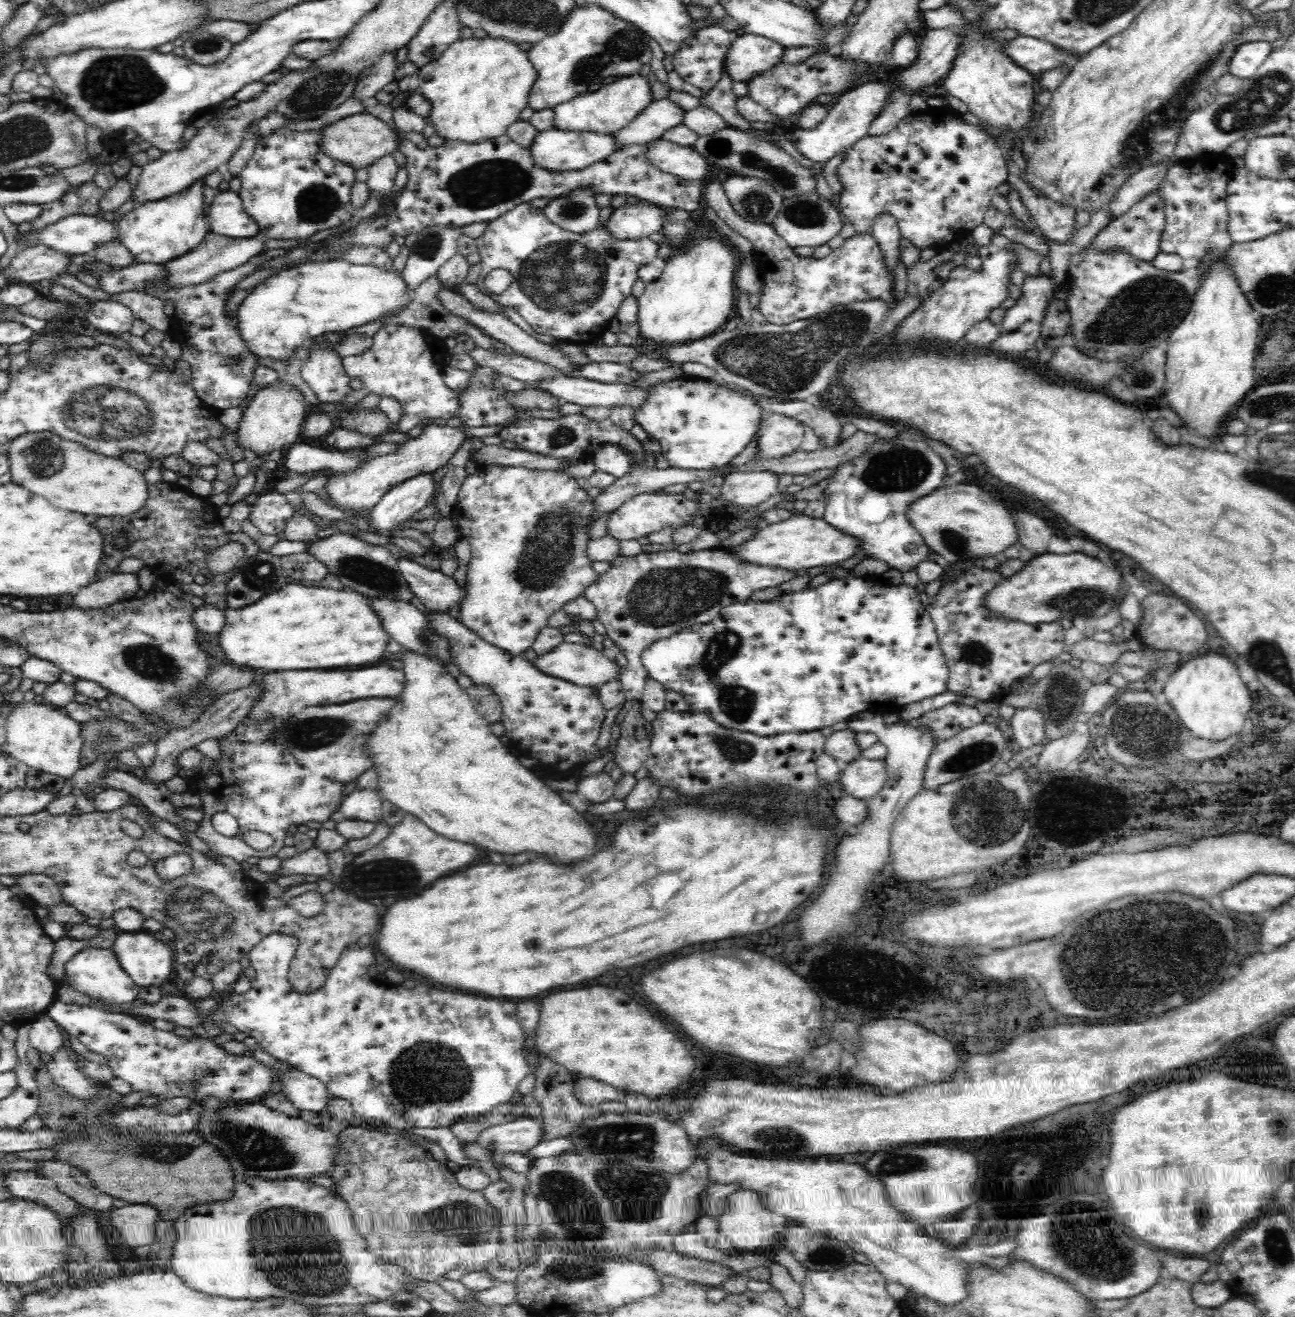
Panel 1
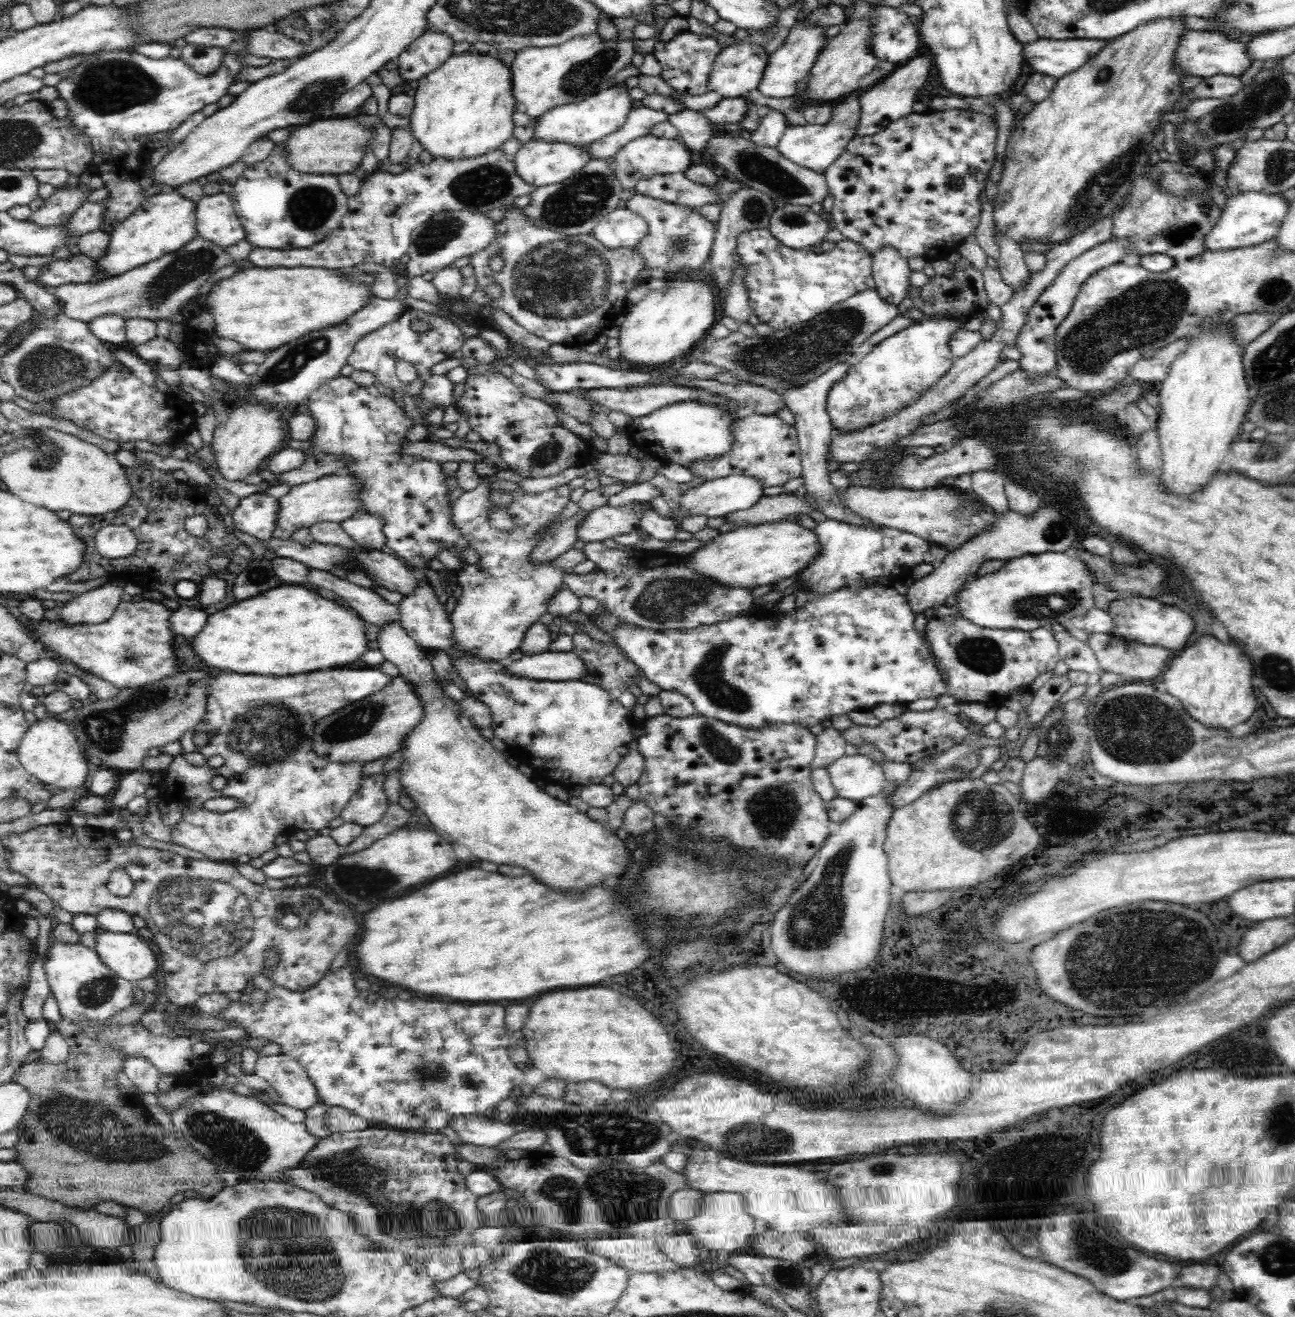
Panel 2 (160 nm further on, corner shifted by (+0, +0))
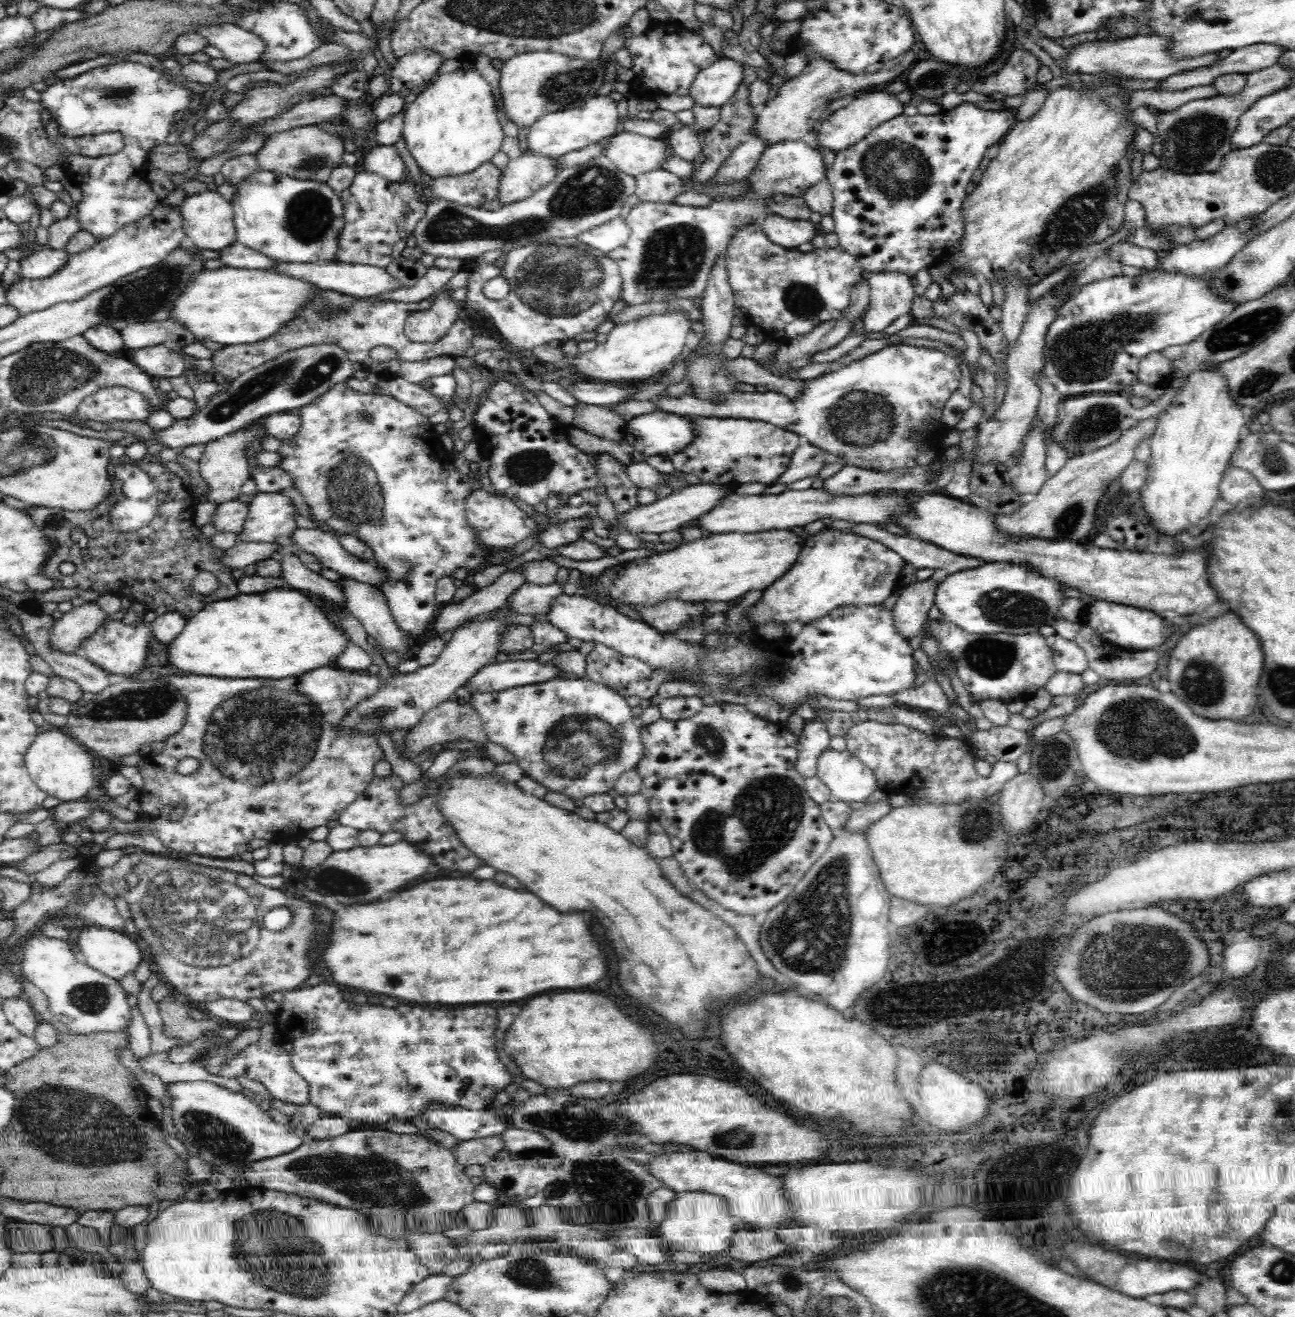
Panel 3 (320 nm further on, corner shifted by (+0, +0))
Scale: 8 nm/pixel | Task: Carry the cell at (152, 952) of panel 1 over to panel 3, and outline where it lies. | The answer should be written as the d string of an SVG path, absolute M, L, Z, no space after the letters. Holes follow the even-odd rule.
M80 924L71 941L78 946L80 956L84 957L88 966L117 980L133 972L140 959L146 957L146 953L138 949L136 942L124 935L124 932L94 925Z

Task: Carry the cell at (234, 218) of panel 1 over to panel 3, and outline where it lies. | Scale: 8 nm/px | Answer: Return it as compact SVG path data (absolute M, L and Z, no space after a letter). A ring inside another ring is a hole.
M204 190L190 198L185 198L180 208L182 227L187 238L187 242L198 249L219 252L235 244L235 214L233 205L228 203L220 194Z

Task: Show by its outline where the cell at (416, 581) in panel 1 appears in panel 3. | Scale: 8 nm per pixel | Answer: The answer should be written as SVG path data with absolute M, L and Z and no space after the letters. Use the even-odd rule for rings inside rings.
M297 526L291 534L290 545L293 552L300 549L308 553L318 560L322 568L330 568L345 578L353 578L358 582L366 582L376 587L384 576L384 569L376 565L374 558L360 561L358 557L344 550L336 535L320 528Z

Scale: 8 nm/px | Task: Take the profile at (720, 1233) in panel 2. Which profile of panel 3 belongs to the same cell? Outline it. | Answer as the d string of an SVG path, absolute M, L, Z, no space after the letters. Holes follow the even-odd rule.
M703 1192L676 1193L667 1205L666 1219L658 1224L655 1236L668 1251L685 1250L710 1257L731 1246L731 1236L735 1231L727 1200L720 1195Z

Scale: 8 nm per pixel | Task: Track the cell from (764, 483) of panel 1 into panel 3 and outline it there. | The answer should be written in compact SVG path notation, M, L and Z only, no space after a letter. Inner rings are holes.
M699 483L695 485L688 485L684 487L681 491L670 494L661 500L656 499L652 504L642 504L636 506L635 509L629 510L626 514L618 514L616 516L615 522L607 522L608 537L615 538L619 533L629 532L630 534L640 534L640 532L647 532L654 534L660 534L661 532L670 532L670 530L678 530L681 528L682 524L694 520L696 516L702 516L706 510L710 510L720 498L728 496L734 492L734 486L722 484L721 487L718 485L712 485L712 483Z

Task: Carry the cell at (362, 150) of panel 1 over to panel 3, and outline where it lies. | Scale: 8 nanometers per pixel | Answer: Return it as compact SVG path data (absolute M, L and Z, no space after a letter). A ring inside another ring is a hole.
M306 125L280 131L264 140L254 154L259 170L284 174L289 178L325 182L334 168L342 165L344 144L332 134L318 130L316 125Z

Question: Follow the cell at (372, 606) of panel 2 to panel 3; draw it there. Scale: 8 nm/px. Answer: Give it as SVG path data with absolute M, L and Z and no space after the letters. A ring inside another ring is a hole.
M292 545L280 546L272 554L272 559L280 565L280 577L285 588L308 592L310 596L325 596L336 602L344 602L344 595L340 587L320 575L314 573L302 564L302 561L293 552Z

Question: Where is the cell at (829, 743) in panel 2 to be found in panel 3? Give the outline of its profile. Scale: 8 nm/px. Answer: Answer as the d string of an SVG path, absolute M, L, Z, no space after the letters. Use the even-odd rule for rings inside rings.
M814 718L804 719L801 737L797 739L794 769L802 778L813 777L816 775L816 760L820 752L829 749L830 735L828 735L826 725Z

